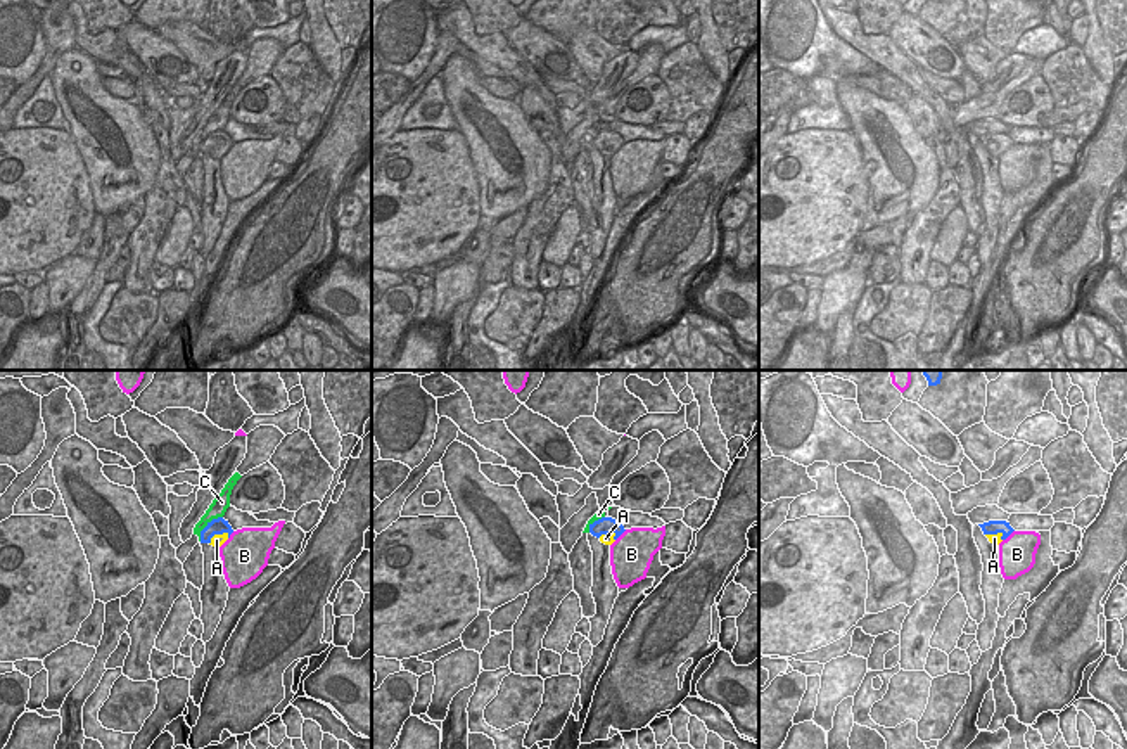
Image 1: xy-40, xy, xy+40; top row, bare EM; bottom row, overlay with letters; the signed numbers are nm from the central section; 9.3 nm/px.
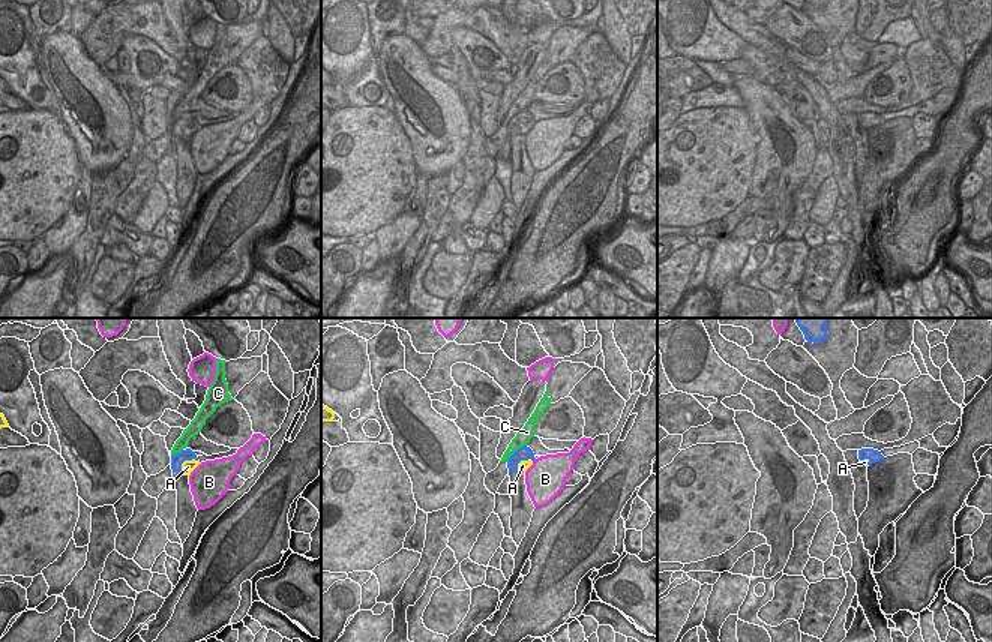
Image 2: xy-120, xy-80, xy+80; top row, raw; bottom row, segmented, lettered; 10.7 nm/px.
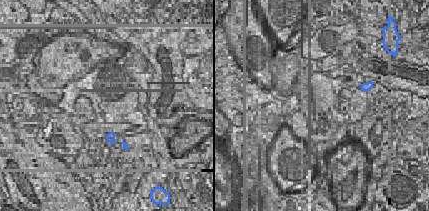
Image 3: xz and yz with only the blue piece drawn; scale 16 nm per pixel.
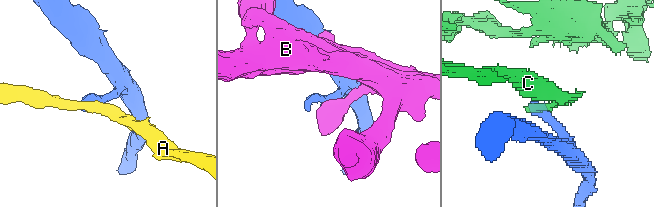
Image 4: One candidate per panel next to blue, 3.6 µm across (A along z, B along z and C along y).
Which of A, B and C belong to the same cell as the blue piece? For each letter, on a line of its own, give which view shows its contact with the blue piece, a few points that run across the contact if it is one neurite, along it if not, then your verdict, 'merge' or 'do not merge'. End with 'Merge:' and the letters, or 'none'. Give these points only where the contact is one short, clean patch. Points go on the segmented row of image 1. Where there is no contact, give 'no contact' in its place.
A: meets blue in xy-40; line xy-40 (229, 533), (216, 533), (210, 544); do not merge
B: meets blue in xy+40; do not merge
C: meets blue in xy-40; do not merge
Merge: none

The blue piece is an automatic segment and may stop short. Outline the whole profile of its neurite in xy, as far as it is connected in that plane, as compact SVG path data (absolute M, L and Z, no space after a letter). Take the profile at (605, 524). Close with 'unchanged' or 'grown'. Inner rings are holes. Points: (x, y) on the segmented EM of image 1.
M602 517L589 524L589 533L596 538L600 538L602 535L614 533L615 535L614 540L617 540L624 531L626 531L624 526L612 517Z; unchanged

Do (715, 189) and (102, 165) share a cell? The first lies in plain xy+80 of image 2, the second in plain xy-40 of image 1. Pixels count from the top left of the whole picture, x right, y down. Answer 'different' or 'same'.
different

